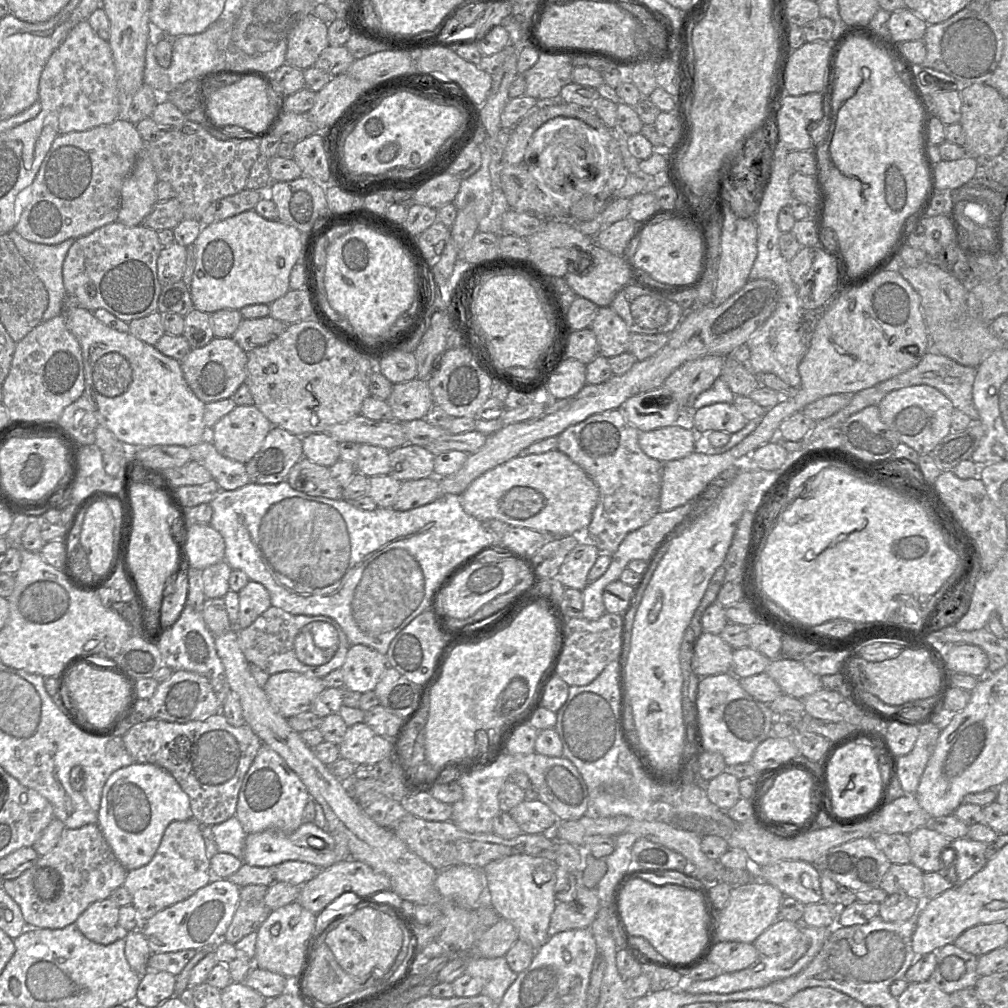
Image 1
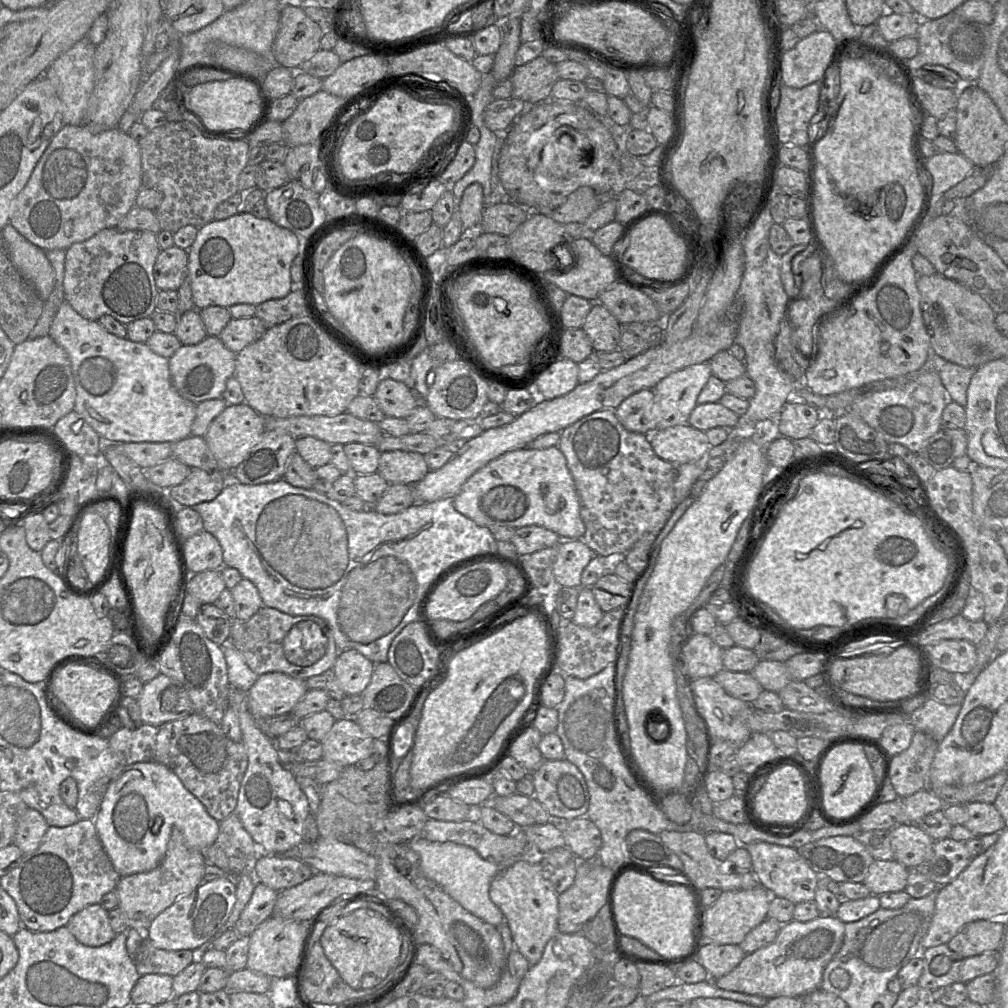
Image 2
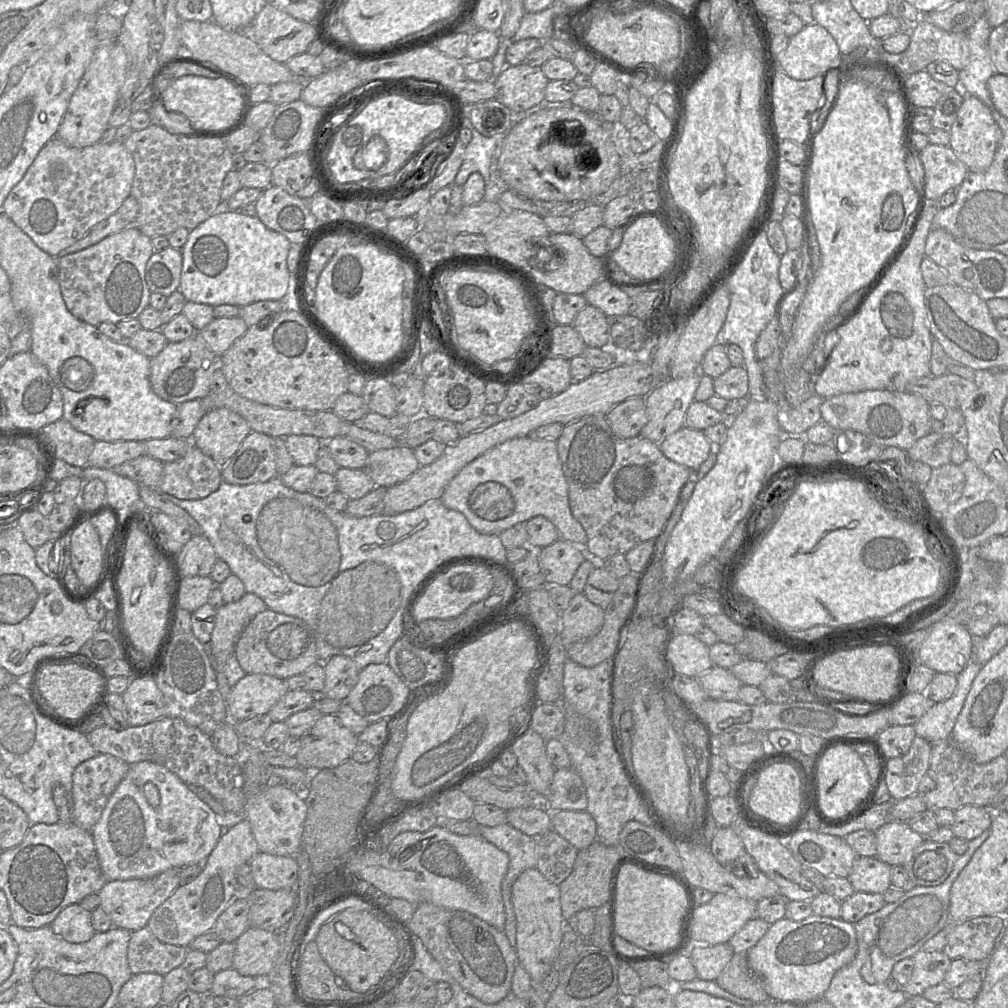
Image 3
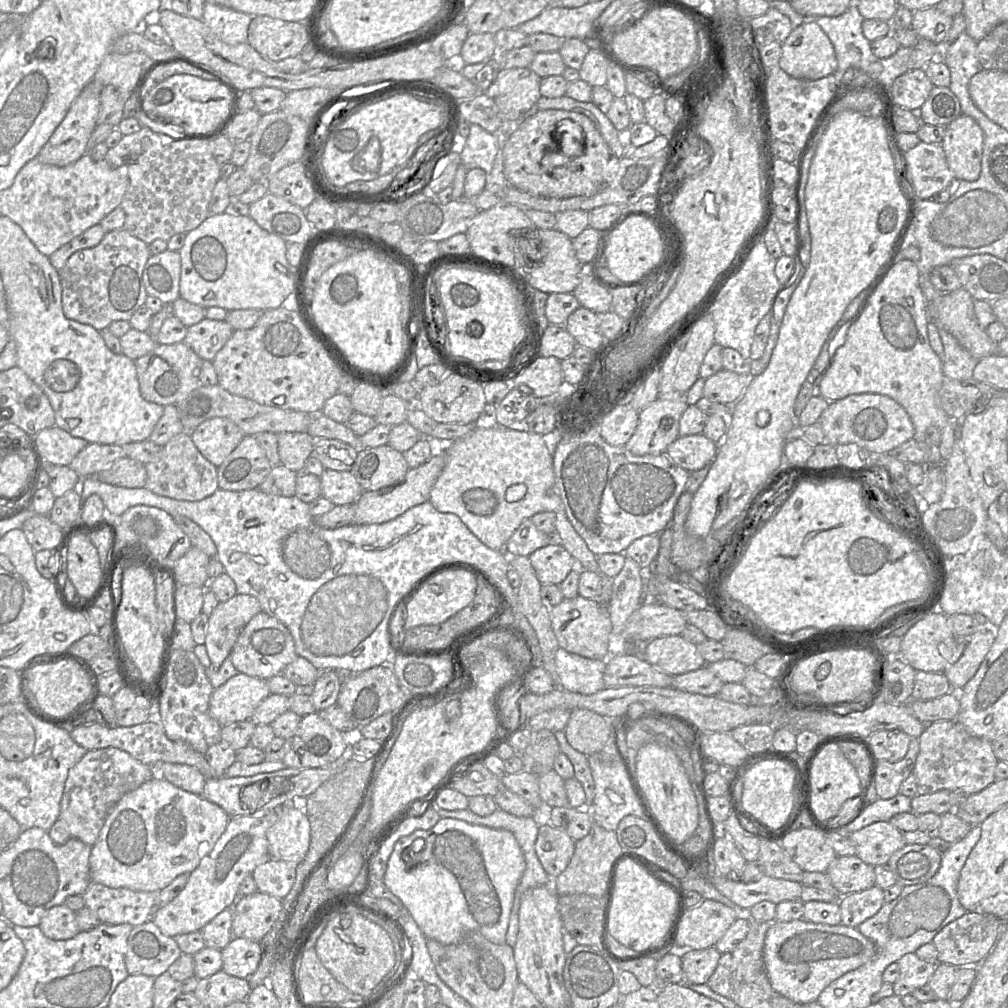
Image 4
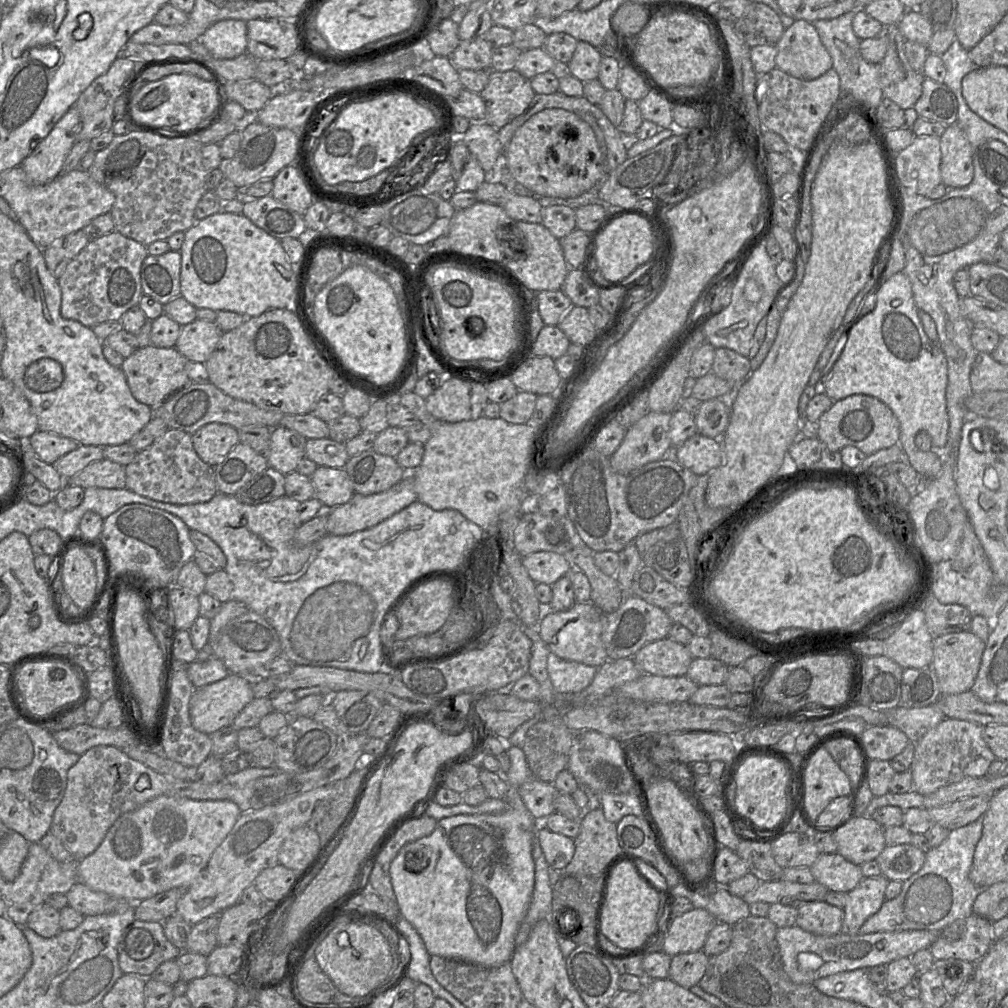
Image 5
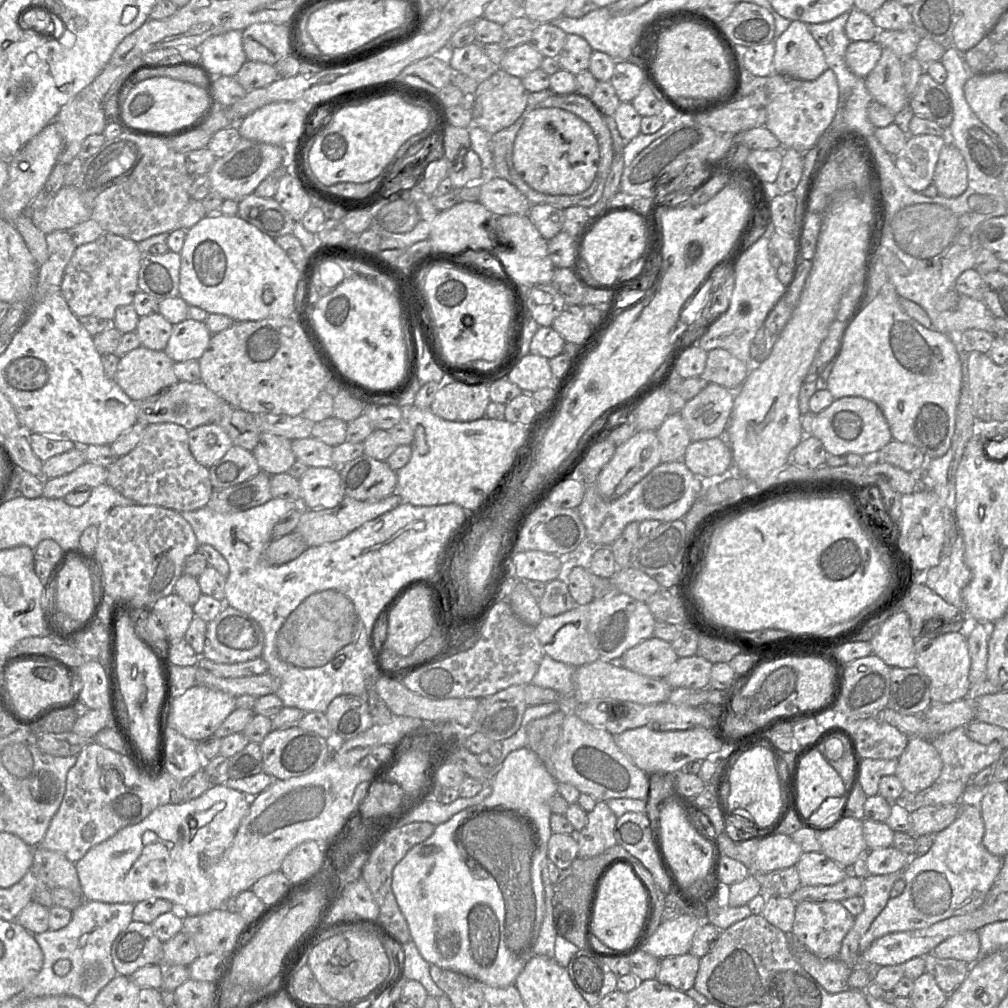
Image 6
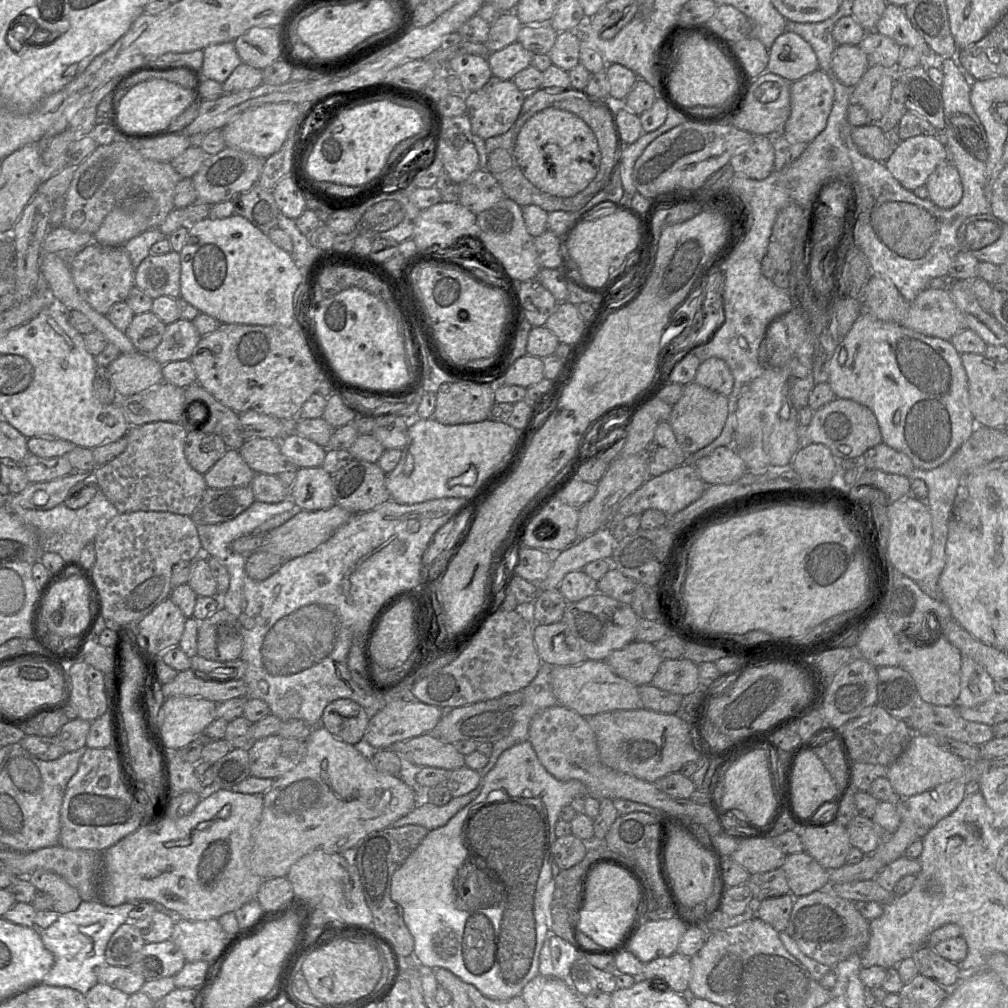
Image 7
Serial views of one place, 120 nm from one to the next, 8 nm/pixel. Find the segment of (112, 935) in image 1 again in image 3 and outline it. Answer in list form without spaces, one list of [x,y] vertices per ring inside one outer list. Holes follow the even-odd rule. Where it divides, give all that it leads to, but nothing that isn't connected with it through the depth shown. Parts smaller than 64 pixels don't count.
[[[79,904],[64,908],[50,924],[57,935],[70,943],[84,943],[96,933],[92,925],[92,914]]]

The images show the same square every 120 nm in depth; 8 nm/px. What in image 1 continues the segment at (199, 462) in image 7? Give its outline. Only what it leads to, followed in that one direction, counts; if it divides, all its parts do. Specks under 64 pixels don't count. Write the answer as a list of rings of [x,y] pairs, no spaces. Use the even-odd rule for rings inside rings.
[[[237,405],[209,431],[209,439],[223,456],[247,463],[260,450],[272,423],[255,405]]]

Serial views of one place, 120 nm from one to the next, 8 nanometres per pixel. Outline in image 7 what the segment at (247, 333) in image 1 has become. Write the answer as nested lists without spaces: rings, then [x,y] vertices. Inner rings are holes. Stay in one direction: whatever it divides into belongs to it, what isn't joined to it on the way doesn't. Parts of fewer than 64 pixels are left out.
[[[178,319],[166,326],[161,343],[150,355],[161,365],[189,360],[200,339],[192,321]]]

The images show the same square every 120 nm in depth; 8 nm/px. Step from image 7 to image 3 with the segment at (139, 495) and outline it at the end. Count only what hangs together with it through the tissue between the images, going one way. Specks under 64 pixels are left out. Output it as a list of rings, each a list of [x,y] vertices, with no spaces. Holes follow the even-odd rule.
[[[191,445],[181,458],[165,462],[159,490],[182,500],[205,498],[222,482],[221,467],[200,448]]]

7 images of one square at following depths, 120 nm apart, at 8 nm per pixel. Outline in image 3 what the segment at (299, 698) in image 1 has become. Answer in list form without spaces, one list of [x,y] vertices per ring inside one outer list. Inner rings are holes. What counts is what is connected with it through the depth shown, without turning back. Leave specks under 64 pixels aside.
[[[246,674],[231,688],[226,701],[229,720],[240,722],[267,714],[287,691],[284,679],[267,674]]]

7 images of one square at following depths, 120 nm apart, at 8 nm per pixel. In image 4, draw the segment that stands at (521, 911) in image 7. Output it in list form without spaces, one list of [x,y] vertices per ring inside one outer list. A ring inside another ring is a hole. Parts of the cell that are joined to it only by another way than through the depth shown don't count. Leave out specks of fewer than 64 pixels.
[[[441,818],[431,829],[416,830],[395,843],[383,883],[401,900],[426,938],[449,945],[469,932],[478,932],[493,943],[503,944],[515,890],[525,867],[523,852],[512,832]]]

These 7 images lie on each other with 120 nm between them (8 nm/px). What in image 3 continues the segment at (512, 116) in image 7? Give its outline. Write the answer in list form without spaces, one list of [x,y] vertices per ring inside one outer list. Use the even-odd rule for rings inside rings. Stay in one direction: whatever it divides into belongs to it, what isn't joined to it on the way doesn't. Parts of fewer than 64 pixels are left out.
[[[507,65],[495,79],[496,99],[513,112],[522,112],[541,103],[550,80],[541,67]]]

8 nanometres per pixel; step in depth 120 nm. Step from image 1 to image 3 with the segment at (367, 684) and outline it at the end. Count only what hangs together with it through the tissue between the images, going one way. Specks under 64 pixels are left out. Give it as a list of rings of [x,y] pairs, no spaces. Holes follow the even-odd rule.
[[[335,655],[324,662],[325,684],[322,692],[326,698],[345,701],[358,681],[359,668],[345,655]]]

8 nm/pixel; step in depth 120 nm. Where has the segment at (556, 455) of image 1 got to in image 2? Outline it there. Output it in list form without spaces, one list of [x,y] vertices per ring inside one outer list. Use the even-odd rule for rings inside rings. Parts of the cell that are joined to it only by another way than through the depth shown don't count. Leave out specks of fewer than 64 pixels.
[[[558,446],[545,449],[509,451],[477,470],[461,487],[453,499],[455,509],[477,525],[491,528],[506,526],[521,528],[537,525],[547,528],[560,538],[583,537],[586,531],[580,516],[580,499],[567,461]]]

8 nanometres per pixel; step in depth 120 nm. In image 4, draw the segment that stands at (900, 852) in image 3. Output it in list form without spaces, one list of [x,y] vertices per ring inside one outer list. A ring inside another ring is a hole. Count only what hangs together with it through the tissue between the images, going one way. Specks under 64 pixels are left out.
[[[889,821],[872,823],[858,831],[852,832],[849,836],[856,847],[855,855],[871,866],[887,864],[891,856],[906,845],[903,832]]]

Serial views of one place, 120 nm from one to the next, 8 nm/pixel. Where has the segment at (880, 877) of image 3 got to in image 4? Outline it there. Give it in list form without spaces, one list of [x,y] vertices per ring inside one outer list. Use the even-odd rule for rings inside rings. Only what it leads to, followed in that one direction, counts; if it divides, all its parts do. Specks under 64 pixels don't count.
[[[856,855],[838,856],[826,874],[840,897],[869,889],[875,886],[876,881],[874,866]]]

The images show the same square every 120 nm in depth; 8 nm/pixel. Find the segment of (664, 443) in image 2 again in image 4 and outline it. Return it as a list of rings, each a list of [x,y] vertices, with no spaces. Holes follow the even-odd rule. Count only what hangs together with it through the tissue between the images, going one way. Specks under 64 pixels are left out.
[[[703,433],[679,436],[664,453],[680,467],[693,472],[711,464],[717,453],[717,444]]]

